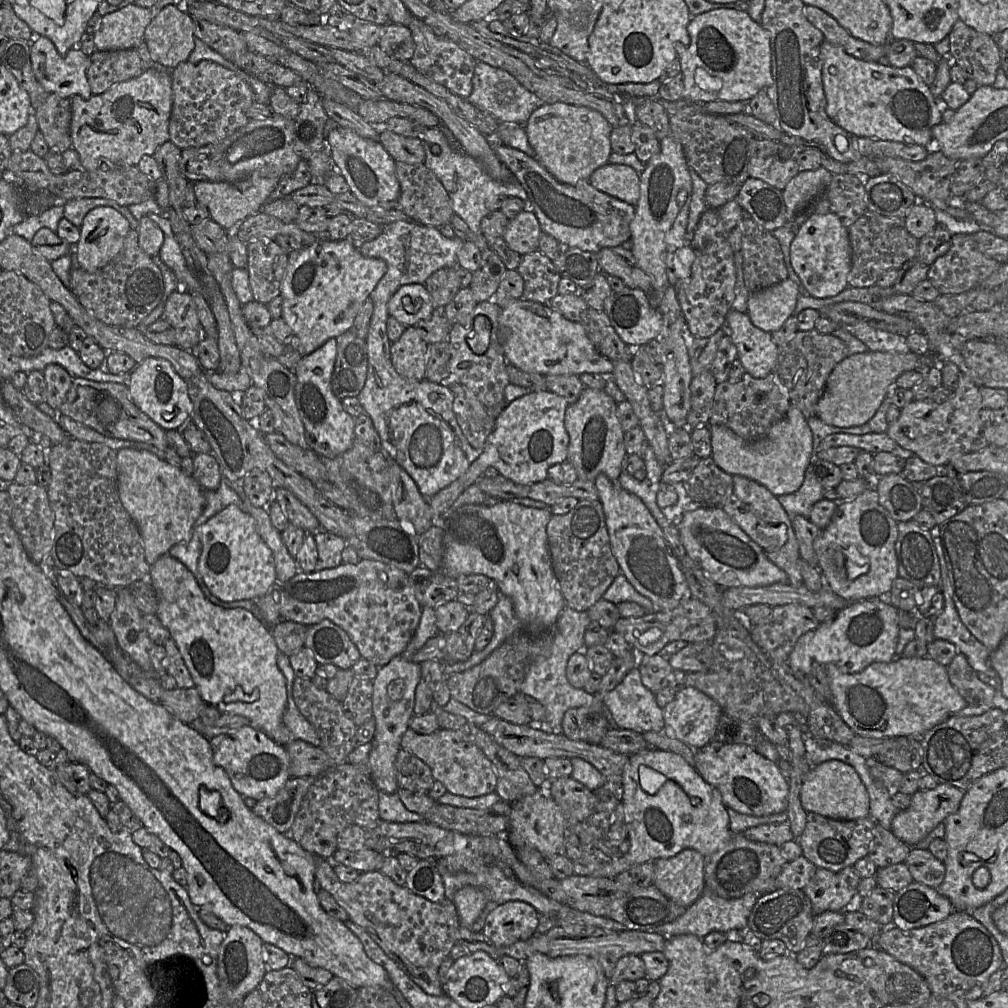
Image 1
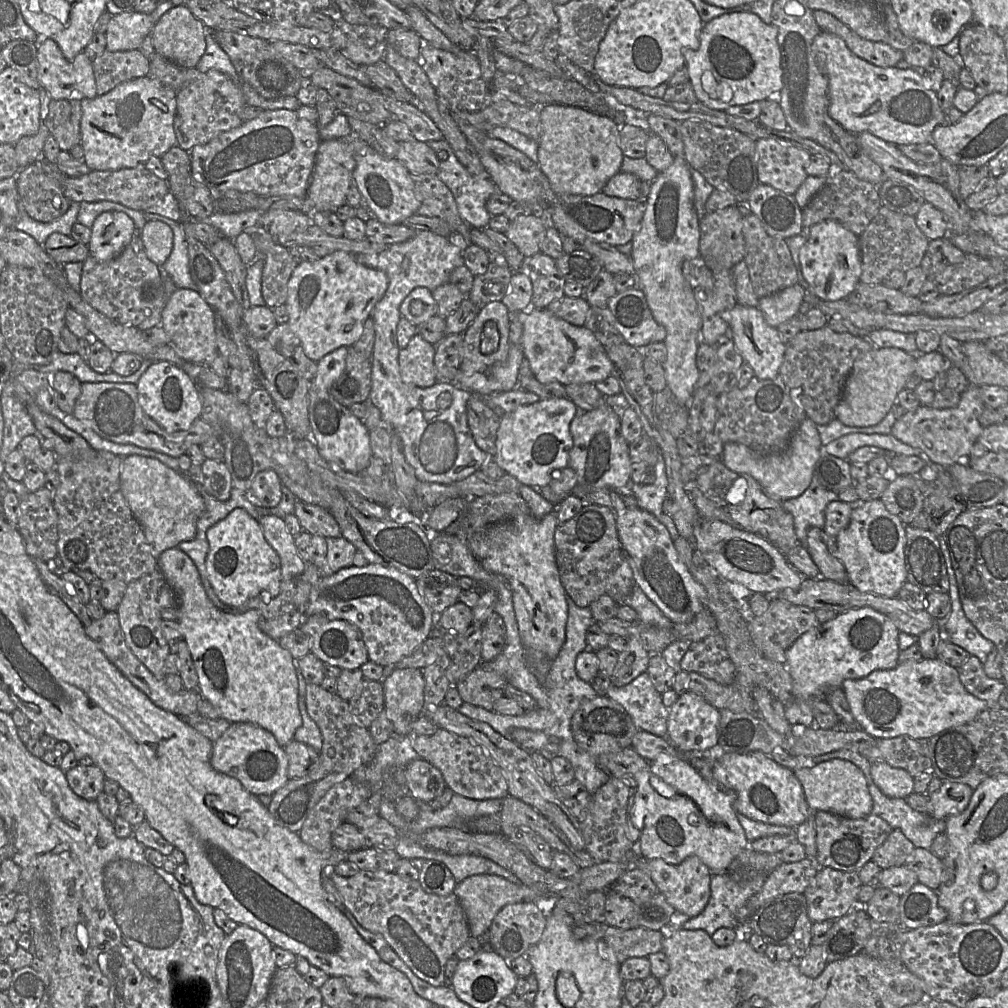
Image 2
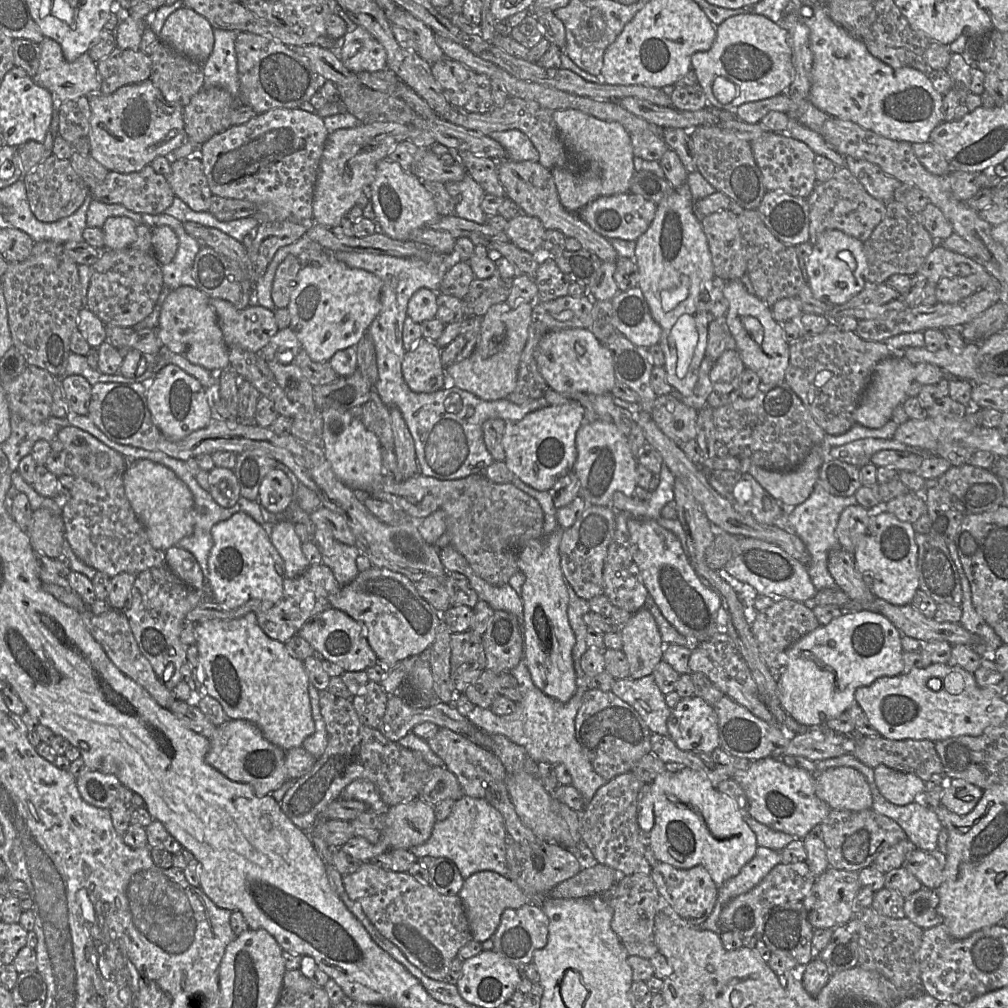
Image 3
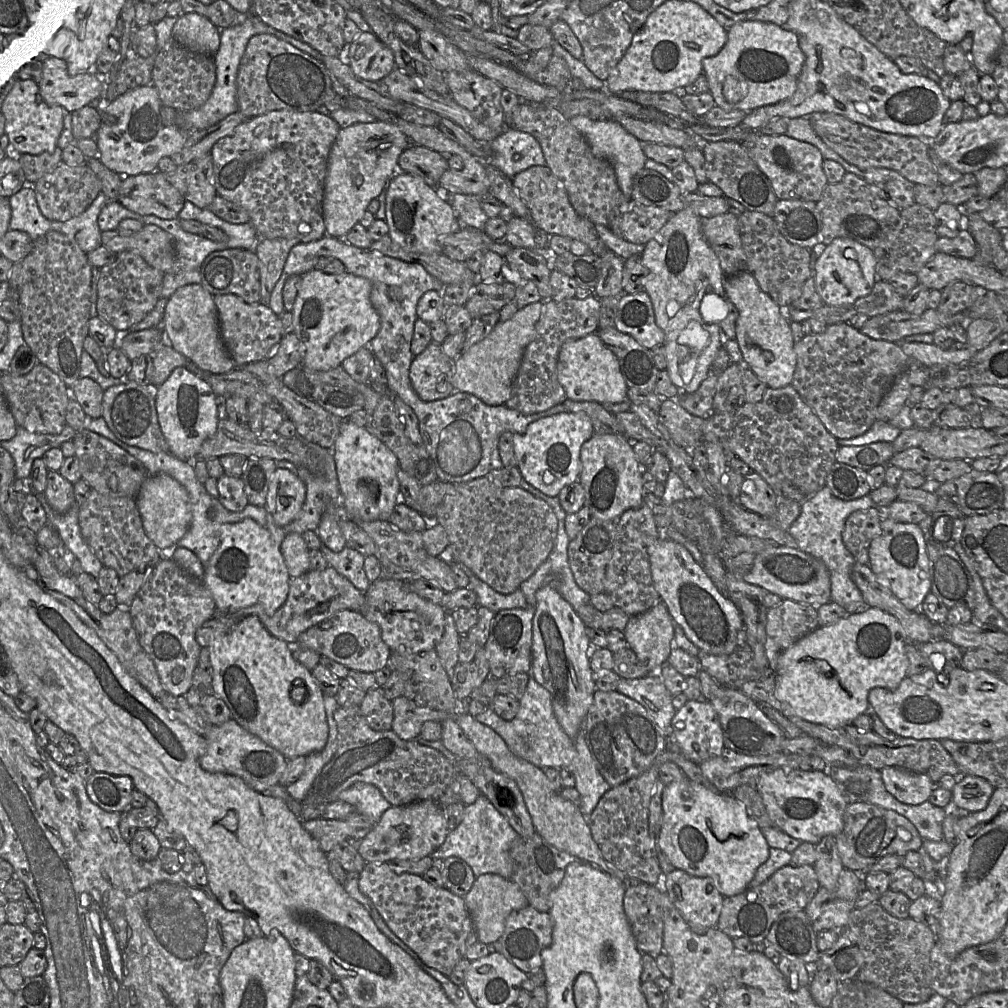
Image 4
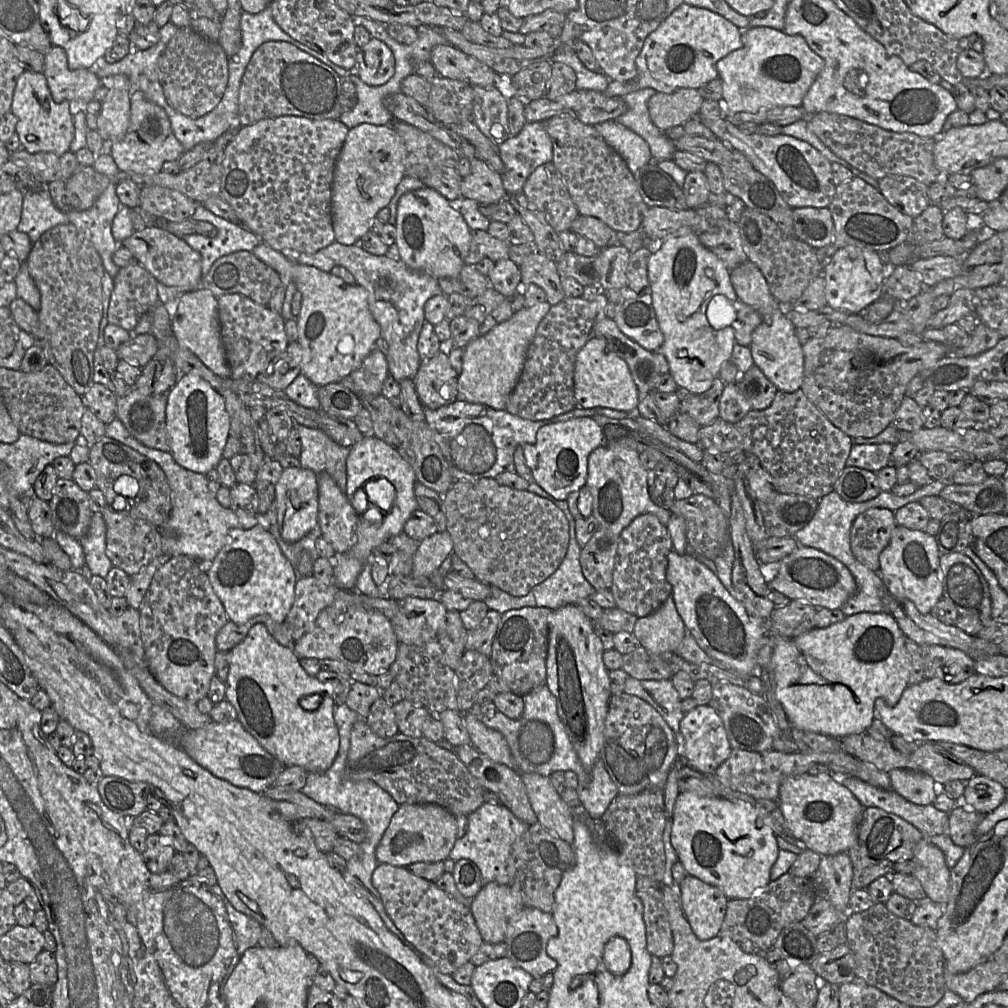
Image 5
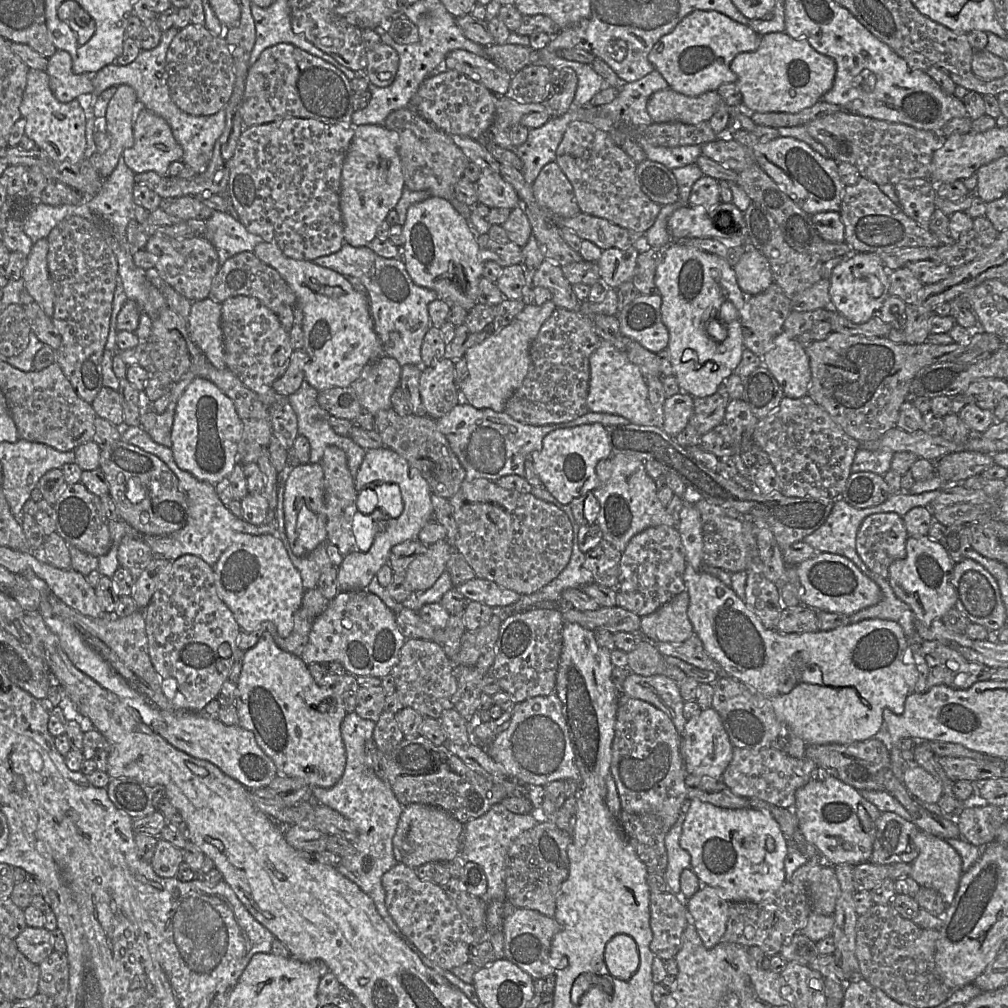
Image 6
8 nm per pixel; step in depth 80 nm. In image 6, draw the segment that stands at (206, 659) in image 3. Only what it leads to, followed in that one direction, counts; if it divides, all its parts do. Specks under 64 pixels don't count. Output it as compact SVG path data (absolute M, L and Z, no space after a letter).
M263 633L255 646L244 651L236 685L239 725L253 733L263 752L276 765L278 774L301 779L312 788L331 788L341 779L346 766L341 723L347 712L332 698L329 690L315 682L300 657L281 649L269 633Z

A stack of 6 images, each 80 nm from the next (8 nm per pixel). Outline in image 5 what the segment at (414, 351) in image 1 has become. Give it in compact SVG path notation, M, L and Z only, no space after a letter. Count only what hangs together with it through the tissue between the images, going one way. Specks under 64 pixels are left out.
M445 352L421 360L413 382L422 406L435 410L457 401L457 378Z

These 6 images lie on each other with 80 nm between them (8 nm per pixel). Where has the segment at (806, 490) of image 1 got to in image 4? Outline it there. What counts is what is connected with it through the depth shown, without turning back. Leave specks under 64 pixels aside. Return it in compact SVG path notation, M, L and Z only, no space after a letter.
M824 487L801 503L801 513L788 530L800 550L825 564L830 574L831 599L844 608L848 615L866 611L870 607L851 578L856 560L845 547L842 533L847 518L853 512L873 507L877 508L869 496L844 501L835 497L828 487Z

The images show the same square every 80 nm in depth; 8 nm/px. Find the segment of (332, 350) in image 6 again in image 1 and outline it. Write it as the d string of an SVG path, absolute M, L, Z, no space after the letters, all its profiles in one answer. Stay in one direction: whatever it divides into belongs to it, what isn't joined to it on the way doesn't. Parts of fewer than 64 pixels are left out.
M323 238L310 246L305 246L299 251L288 254L288 264L285 270L285 274L282 281L281 295L283 297L283 319L290 326L295 334L295 340L292 344L285 344L288 347L296 348L303 356L308 355L319 347L321 347L326 341L331 338L337 338L341 334L349 331L353 325L355 317L357 316L360 308L365 301L371 296L375 290L378 282L384 276L387 271L386 263L378 258L365 257L356 245L349 240L332 240L330 238Z

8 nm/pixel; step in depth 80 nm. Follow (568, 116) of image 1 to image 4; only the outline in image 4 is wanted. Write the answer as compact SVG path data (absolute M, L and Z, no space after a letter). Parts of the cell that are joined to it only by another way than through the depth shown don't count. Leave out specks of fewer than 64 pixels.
M578 115L569 118L569 122L584 136L595 156L611 162L619 188L625 196L632 197L633 179L644 168L647 160L643 152L642 142L611 118L593 120Z

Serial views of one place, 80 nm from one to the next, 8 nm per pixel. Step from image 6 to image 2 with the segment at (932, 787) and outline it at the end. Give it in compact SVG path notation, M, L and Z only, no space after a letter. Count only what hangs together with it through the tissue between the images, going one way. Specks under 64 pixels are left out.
M884 761L871 762L871 776L888 797L906 799L914 793L914 777L906 770L892 767Z

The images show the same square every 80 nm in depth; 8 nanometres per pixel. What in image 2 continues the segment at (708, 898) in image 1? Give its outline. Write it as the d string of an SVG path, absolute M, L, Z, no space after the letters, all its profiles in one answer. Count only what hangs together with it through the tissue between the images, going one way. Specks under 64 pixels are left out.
M734 870L724 874L712 875L710 882L711 895L705 909L692 918L679 918L671 927L679 927L686 930L704 930L712 935L720 928L736 928L739 921L737 911L742 908L751 896L759 892L770 873L762 873L756 870Z

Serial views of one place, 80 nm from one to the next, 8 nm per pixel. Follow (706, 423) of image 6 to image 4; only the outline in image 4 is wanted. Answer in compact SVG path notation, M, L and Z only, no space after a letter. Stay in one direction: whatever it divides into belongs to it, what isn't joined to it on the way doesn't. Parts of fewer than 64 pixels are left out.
M710 368L707 377L695 392L686 394L680 392L682 389L678 389L679 393L673 399L690 414L707 419L713 412L713 399L716 393L717 379L718 377Z

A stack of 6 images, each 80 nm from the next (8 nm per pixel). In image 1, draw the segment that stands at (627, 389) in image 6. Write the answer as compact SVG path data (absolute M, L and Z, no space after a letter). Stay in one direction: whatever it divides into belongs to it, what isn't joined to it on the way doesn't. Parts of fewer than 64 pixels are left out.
M515 300L502 308L499 324L505 358L521 370L543 376L595 373L612 377L614 363L595 349L583 325L566 319L546 304Z

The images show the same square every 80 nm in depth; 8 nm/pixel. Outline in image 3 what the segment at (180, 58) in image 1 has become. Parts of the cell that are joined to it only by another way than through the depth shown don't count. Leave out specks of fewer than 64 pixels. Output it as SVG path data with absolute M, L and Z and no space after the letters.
M183 7L170 14L158 38L174 51L203 63L213 50L214 29L205 17Z

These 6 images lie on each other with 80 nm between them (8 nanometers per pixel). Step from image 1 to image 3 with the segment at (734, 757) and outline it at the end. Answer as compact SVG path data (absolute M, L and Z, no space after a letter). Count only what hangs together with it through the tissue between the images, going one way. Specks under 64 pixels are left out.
M776 758L752 760L746 769L737 771L732 779L745 791L748 813L752 818L796 839L802 840L831 811L828 804L815 794L813 773L790 767Z

